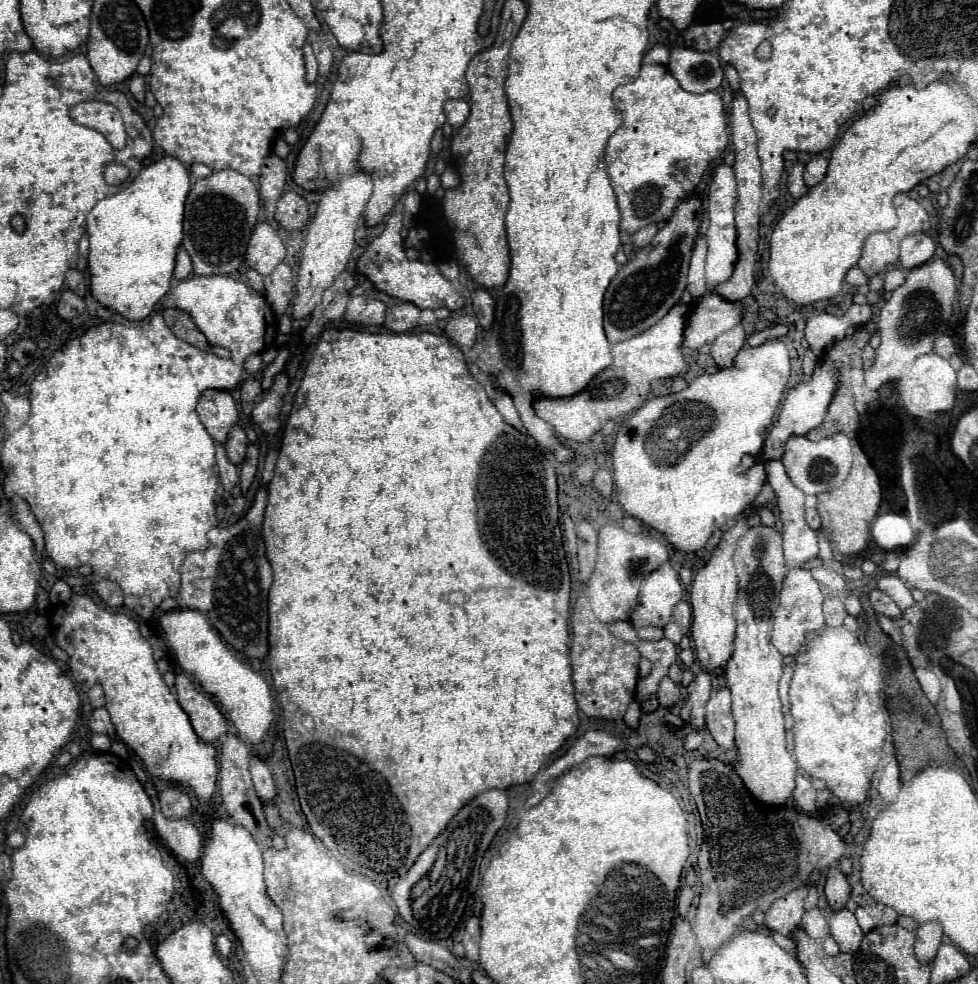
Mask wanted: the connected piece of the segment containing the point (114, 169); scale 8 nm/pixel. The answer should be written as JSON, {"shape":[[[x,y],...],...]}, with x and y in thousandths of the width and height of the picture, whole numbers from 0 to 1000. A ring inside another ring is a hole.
{"shape":[[[109,167],[107,169],[107,185],[113,189],[126,187],[132,181],[132,173],[124,167]]]}

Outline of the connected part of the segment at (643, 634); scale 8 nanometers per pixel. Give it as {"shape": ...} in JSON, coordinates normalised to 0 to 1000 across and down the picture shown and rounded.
{"shape":[[[660,636],[660,638],[653,638],[651,644],[653,644],[655,650],[674,650],[674,648],[678,648],[678,638]]]}

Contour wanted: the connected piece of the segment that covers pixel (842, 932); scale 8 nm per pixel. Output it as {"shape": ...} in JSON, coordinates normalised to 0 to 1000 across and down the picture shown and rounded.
{"shape":[[[862,923],[850,931],[848,947],[856,955],[860,967],[874,967],[882,953],[882,947],[874,935],[874,929],[868,927],[866,923]]]}

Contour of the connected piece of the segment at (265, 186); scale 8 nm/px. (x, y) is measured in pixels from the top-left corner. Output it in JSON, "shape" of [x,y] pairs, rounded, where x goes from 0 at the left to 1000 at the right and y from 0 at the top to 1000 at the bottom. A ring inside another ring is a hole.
{"shape":[[[275,157],[271,161],[271,167],[265,177],[265,195],[271,203],[275,228],[281,228],[283,234],[285,234],[285,228],[279,224],[279,215],[281,215],[281,207],[283,207],[285,199],[289,197],[292,179],[293,170],[289,161],[285,161],[283,157]]]}

